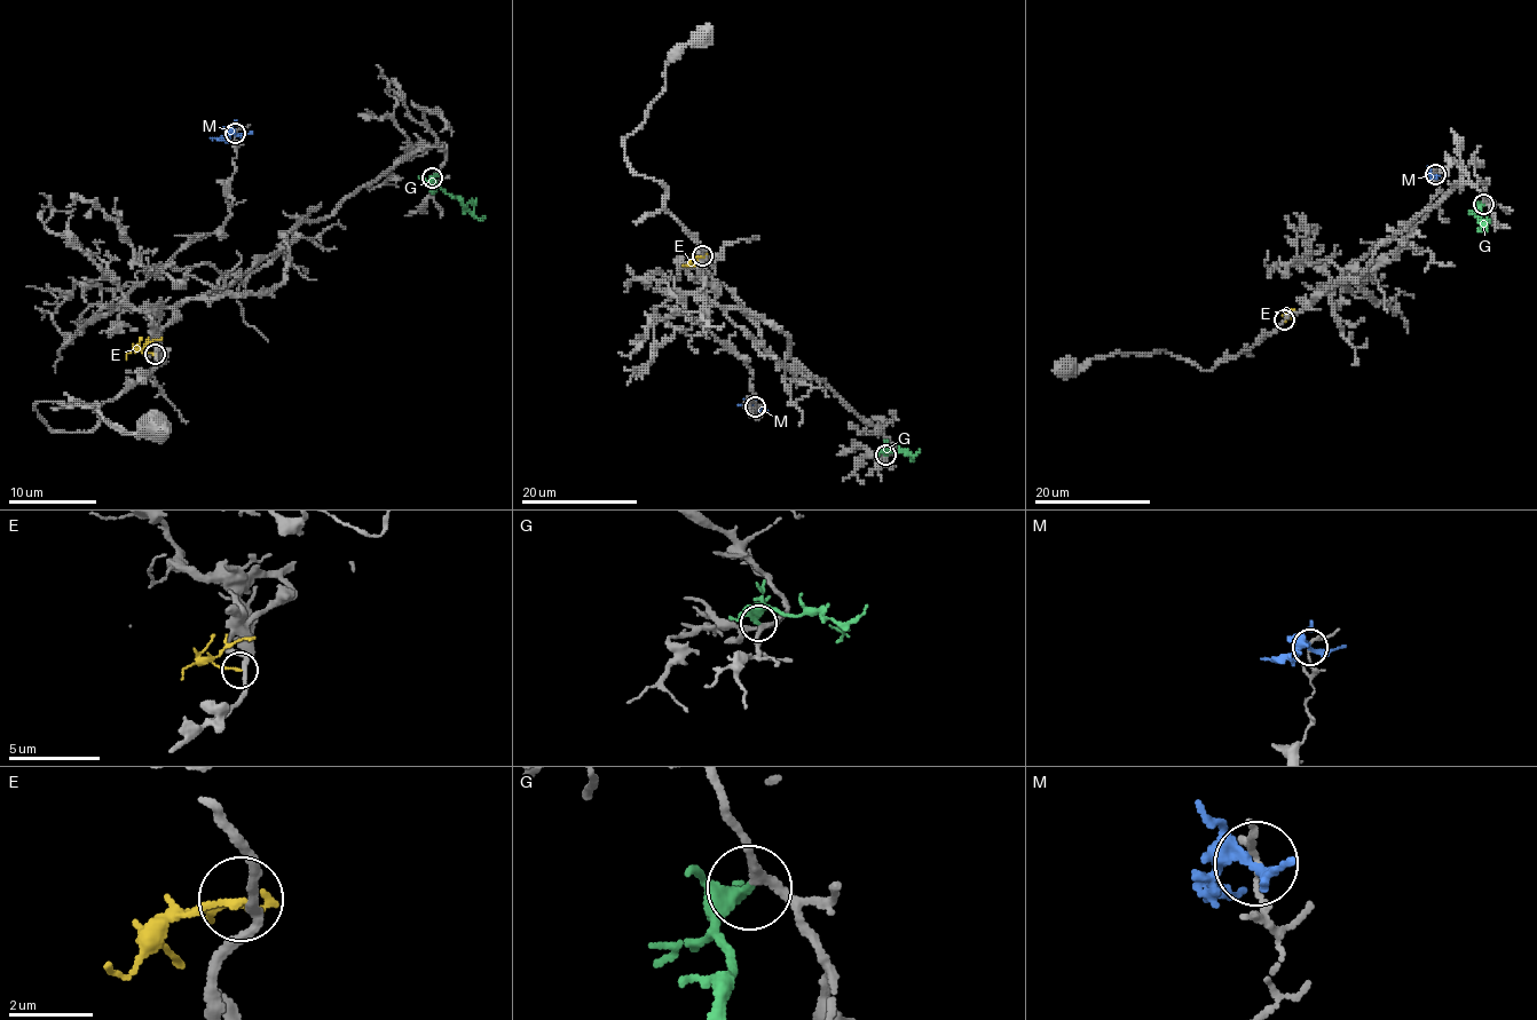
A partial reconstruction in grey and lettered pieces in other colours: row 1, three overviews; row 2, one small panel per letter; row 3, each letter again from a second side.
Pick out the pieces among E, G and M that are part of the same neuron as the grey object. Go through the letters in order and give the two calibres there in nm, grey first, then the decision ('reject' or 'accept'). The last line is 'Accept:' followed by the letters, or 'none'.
E: calibres 200 and 150 nm; reject
G: calibres 190 and 240 nm; accept
M: calibres 120 and 190 nm; reject
Accept: G

